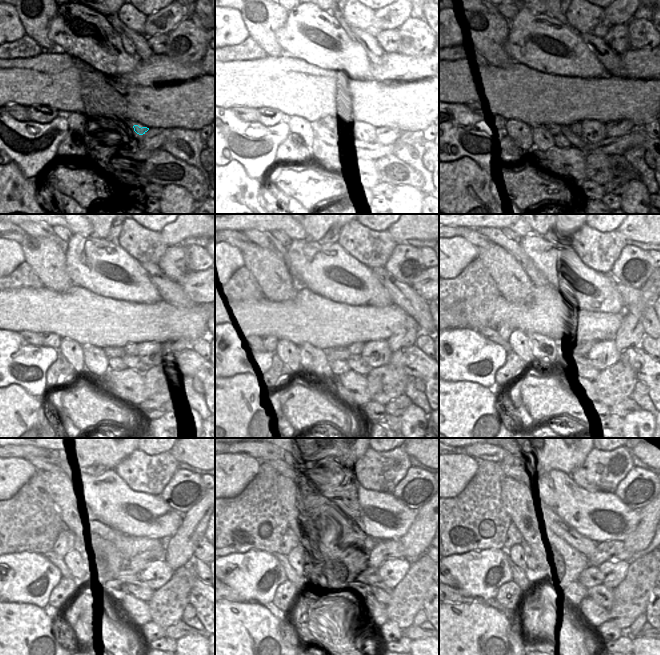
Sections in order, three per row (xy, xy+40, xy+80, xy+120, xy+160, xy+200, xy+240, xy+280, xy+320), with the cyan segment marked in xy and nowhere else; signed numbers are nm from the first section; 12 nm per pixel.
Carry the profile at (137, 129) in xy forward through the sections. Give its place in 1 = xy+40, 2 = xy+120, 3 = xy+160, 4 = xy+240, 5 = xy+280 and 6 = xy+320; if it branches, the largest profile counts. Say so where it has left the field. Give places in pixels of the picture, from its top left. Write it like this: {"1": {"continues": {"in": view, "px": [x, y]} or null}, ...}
{"1": {"continues": {"in": "xy+40", "px": [368, 132]}}, "2": {"continues": {"in": "xy+120", "px": [150, 353]}}, "3": {"continues": {"in": "xy+160", "px": [377, 353]}}, "4": {"continues": {"in": "xy+240", "px": [157, 573]}}, "5": {"continues": {"in": "xy+280", "px": [387, 574]}}, "6": {"continues": {"in": "xy+320", "px": [614, 571]}}}

